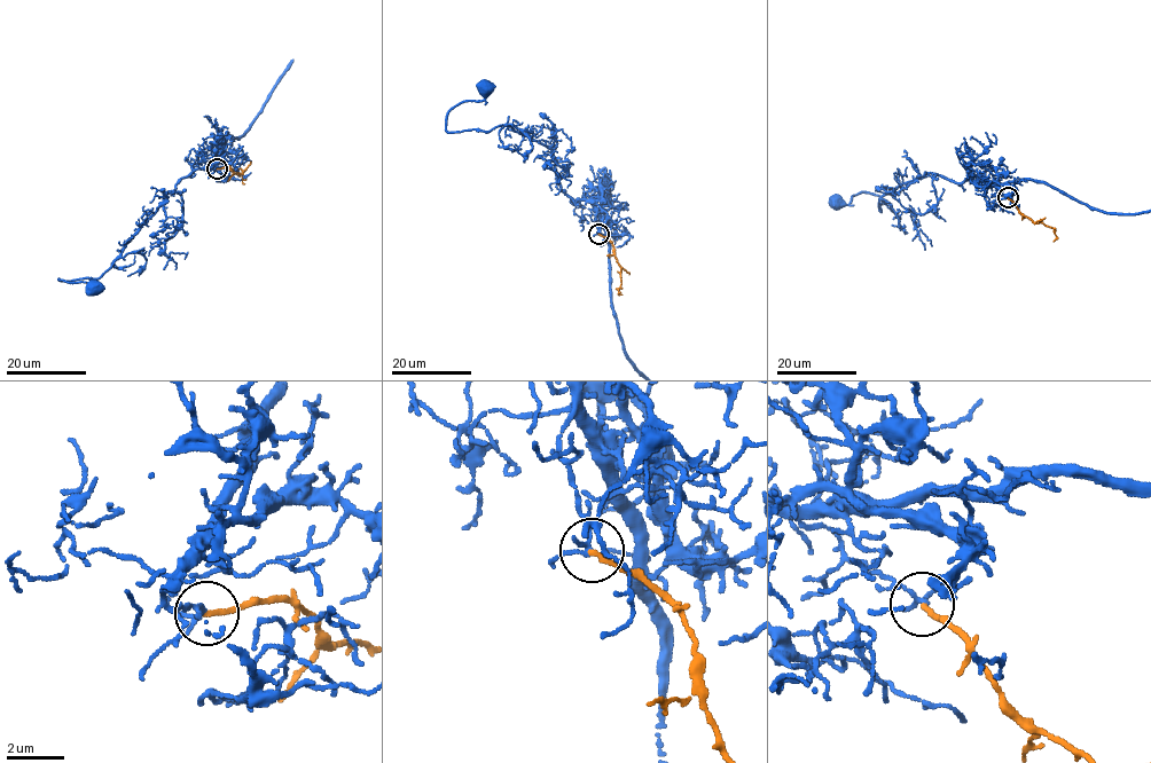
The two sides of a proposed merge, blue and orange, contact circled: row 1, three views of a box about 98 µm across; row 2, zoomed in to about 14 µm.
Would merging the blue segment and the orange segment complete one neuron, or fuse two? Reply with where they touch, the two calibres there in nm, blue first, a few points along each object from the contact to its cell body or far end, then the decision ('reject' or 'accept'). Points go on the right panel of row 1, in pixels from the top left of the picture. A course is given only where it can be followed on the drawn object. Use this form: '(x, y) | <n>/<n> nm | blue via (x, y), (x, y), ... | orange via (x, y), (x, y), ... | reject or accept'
(1008, 197) | 140/200 nm | blue via (1008, 197), (978, 179), (931, 173), (882, 197), (879, 211), (881, 197), (864, 193), (835, 202) | orange via (1008, 198), (1034, 223), (1042, 222), (1055, 229), (1054, 241) | reject

